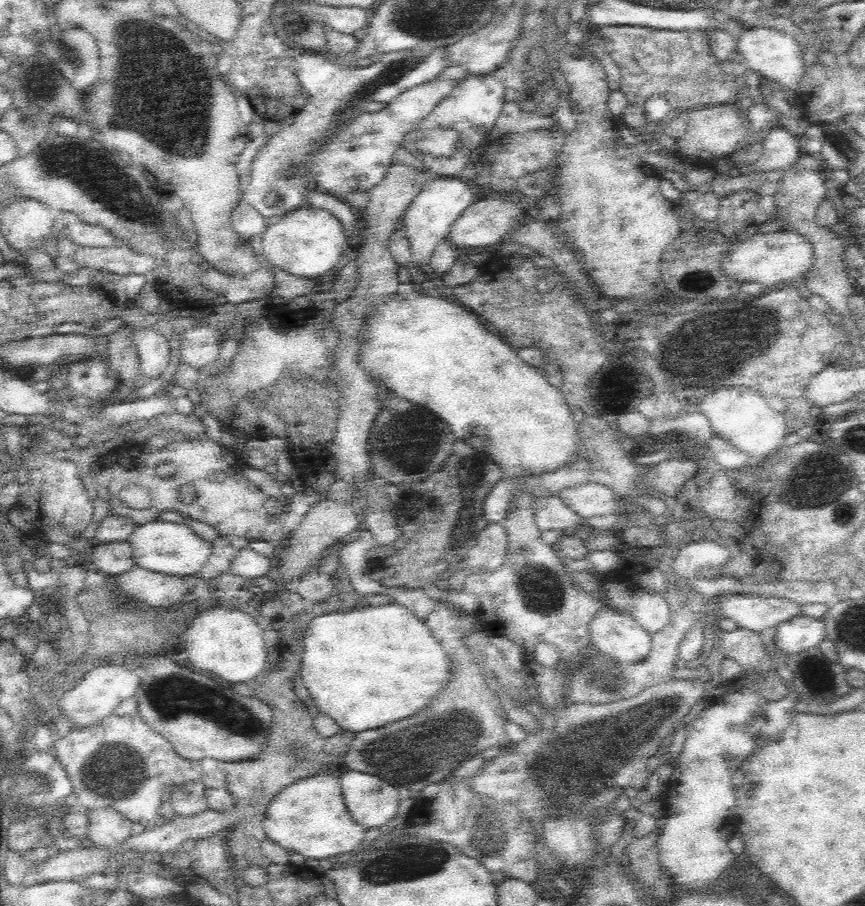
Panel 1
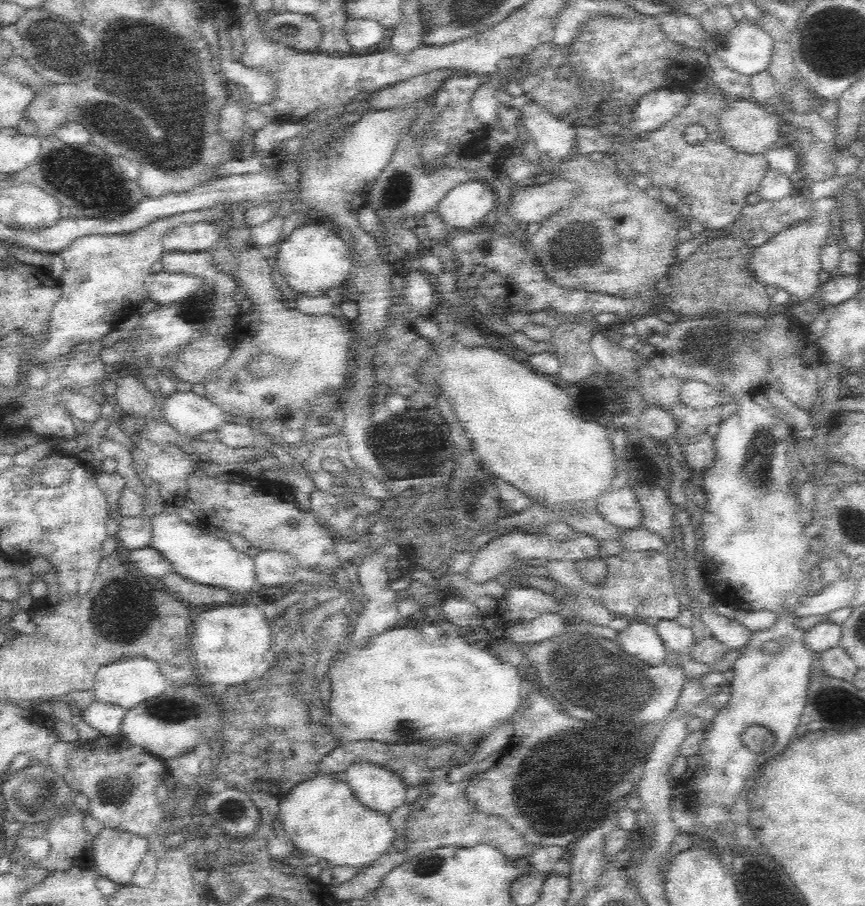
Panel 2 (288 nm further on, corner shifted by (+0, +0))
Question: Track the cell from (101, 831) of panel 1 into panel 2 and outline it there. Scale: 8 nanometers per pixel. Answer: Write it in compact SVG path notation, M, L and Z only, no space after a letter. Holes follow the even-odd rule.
M104 828L94 836L94 862L100 876L116 884L130 884L140 860L148 852L148 838L136 836L126 830Z

